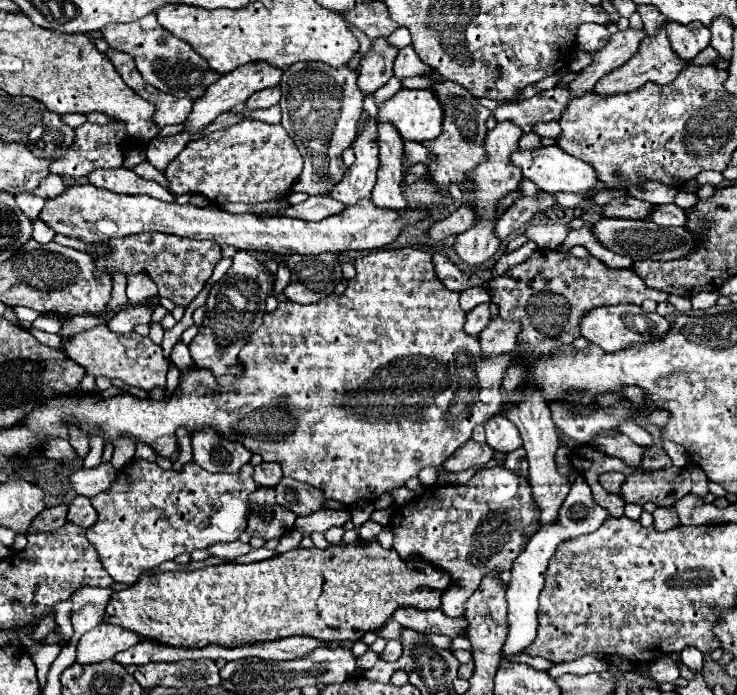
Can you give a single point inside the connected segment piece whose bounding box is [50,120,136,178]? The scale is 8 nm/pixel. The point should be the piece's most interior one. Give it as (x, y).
(94, 147)

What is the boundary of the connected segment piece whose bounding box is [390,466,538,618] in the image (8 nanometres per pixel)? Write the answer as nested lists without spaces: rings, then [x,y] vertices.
[[[490,466],[472,476],[468,484],[446,484],[446,486],[432,486],[420,492],[412,502],[400,506],[392,518],[392,534],[394,534],[394,550],[402,560],[412,556],[424,558],[434,568],[448,572],[454,584],[446,588],[442,594],[442,612],[450,618],[464,616],[464,604],[470,592],[476,592],[482,578],[490,572],[506,572],[512,568],[512,562],[522,554],[526,542],[538,530],[538,506],[530,494],[528,478],[518,476],[516,472],[508,470],[506,466]]]

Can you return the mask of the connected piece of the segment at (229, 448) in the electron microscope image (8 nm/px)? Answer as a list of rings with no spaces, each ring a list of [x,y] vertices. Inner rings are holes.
[[[212,428],[198,430],[192,436],[194,462],[212,474],[240,472],[240,468],[252,458],[252,452],[238,440],[226,440]]]

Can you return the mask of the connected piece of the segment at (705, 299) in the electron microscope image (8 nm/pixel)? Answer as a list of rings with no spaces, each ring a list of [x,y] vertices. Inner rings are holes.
[[[700,292],[700,294],[696,294],[696,296],[692,298],[692,308],[696,308],[696,310],[702,308],[702,310],[706,310],[706,308],[714,306],[716,300],[718,300],[716,292]]]

